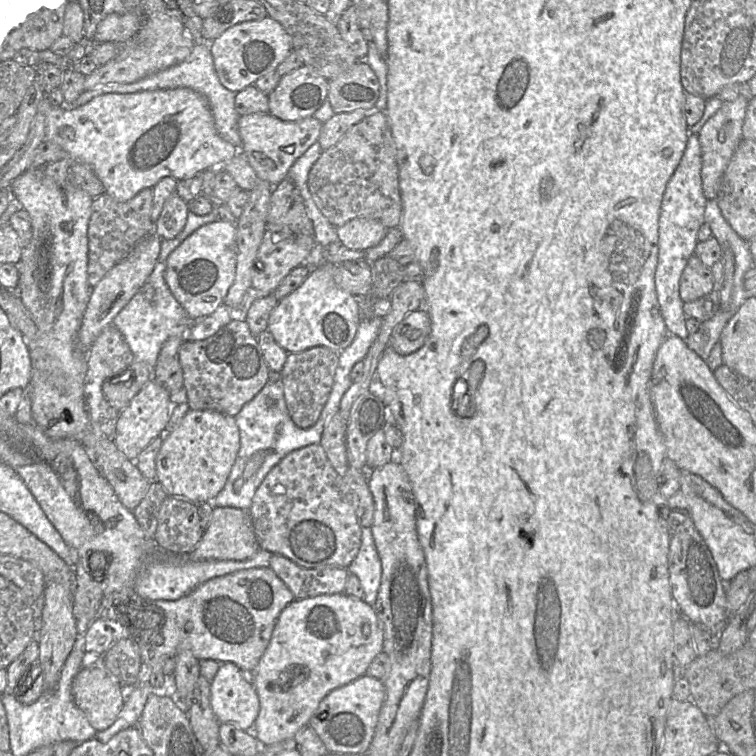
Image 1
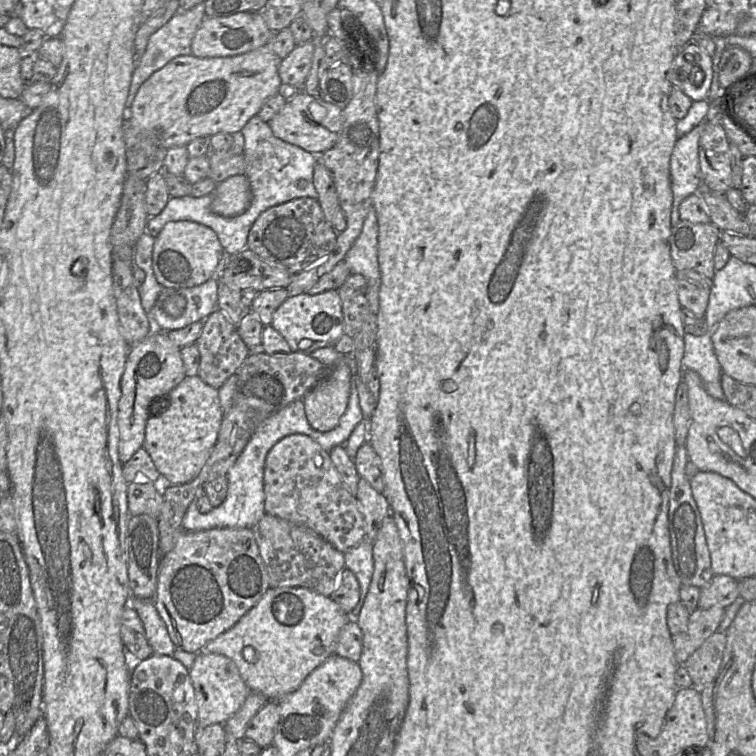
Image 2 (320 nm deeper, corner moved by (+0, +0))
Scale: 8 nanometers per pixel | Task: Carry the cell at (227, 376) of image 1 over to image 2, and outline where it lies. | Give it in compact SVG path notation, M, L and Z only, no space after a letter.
M218 309L203 321L203 328L196 345L200 353L197 375L203 382L215 389L219 389L230 376L235 374L236 370L251 353L239 337L237 327Z

